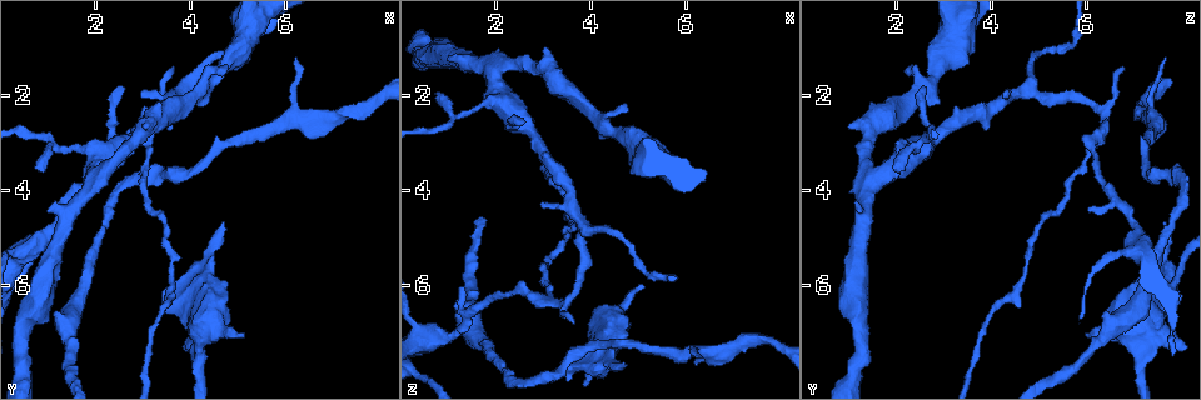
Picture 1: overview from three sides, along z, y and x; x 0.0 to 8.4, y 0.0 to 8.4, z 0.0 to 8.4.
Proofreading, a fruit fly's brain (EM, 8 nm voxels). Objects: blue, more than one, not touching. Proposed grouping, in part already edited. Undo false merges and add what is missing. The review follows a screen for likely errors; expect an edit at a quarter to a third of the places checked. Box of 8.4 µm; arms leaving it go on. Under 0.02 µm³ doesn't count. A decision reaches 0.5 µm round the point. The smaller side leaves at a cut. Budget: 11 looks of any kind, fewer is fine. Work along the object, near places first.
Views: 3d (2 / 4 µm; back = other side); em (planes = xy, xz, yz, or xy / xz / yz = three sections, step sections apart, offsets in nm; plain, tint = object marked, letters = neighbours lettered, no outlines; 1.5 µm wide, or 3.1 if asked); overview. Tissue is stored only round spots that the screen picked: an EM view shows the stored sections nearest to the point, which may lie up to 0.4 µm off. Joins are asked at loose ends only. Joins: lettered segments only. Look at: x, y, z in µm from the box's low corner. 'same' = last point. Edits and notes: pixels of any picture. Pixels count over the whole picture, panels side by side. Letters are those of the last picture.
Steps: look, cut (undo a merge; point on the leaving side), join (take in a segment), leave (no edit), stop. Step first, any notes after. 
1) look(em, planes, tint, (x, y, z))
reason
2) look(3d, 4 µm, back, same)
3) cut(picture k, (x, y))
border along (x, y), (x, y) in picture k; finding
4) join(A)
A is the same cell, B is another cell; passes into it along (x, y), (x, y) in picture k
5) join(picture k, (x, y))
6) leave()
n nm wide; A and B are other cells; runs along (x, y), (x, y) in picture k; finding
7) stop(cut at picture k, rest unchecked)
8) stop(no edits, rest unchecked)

look(3d, 2 µm, (4.75, 4.65, 7.60))
free end

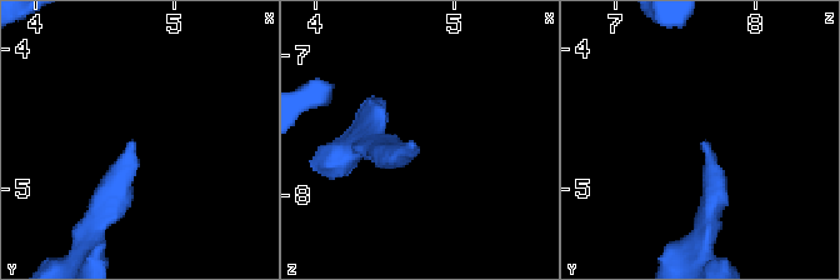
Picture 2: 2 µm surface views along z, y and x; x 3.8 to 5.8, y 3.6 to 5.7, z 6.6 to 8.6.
look(em, planes, letters, (4.74, 4.70, 7.64))

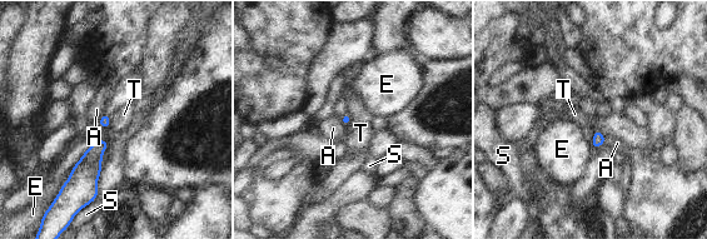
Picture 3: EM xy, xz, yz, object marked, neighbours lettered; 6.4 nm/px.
leave()
A, E, S and T are other cells; border along (593, 130), (597, 130), (606, 140) in picture 3; none of them fits

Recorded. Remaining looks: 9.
look(3d, 2 µm, back, (6.25, 1.25, 7.60))

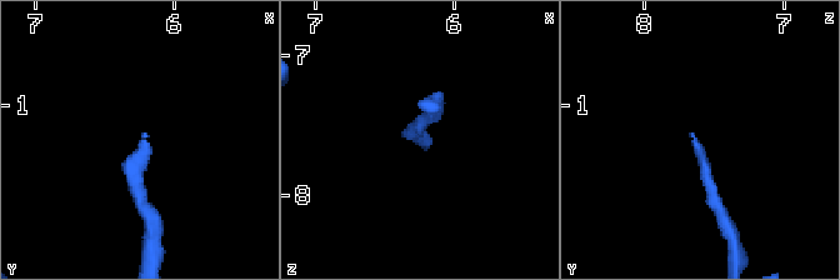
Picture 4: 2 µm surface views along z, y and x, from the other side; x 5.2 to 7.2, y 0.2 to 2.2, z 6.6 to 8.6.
look(em, yz, step 8, tint, (6.22, 1.22, 7.66))
need the tissue

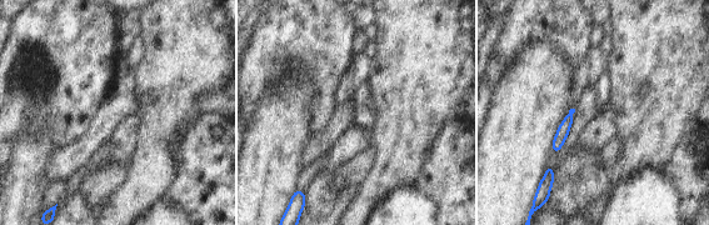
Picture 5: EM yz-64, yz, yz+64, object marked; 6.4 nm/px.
look(em, planes, letters, same)
another direction

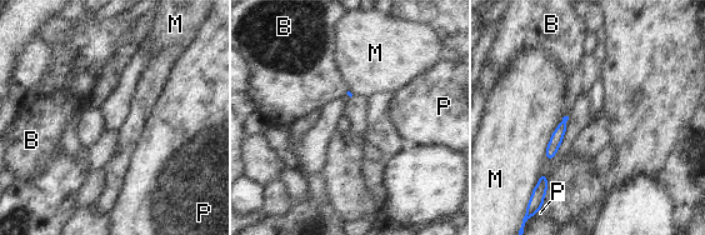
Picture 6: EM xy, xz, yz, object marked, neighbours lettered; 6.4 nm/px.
leave()
B, M and P are other cells; border along (564, 115), (550, 138), (545, 160) in picture 6; no lettered segment goes on from it

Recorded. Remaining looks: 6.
look(3d, 2 µm, (5.10, 7.05, 6.00))
branch stops here

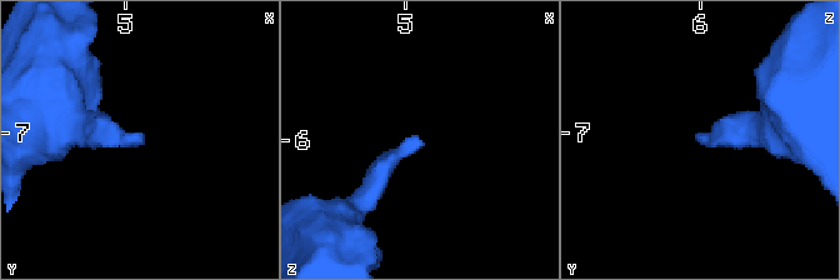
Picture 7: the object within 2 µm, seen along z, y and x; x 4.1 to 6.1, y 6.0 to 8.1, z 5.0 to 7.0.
look(em, planes, letters, (5.10, 6.98, 6.02))
need the tissue

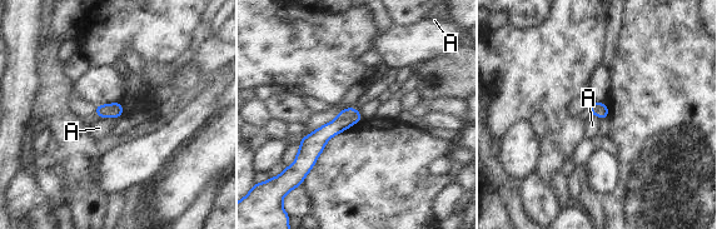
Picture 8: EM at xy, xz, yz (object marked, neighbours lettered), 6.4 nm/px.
leave()
A is another cell; border along (99, 117), (118, 118) in picture 8; no lettered segment goes on from it

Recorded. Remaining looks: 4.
look(3d, 4 µm, (1.65, 3.15, 2.15))
sudden change in width

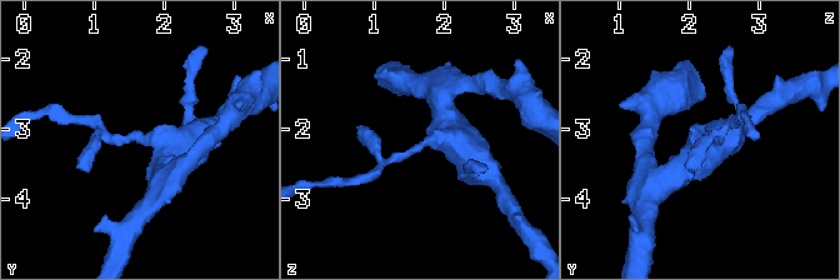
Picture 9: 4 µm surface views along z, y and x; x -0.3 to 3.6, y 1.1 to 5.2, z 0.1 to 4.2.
look(em, planes, tint, (1.75, 3.10, 2.20))
need the tissue

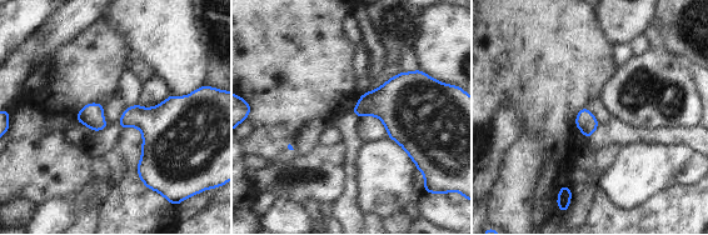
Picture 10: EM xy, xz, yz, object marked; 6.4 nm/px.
look(em, planes, letters, same)

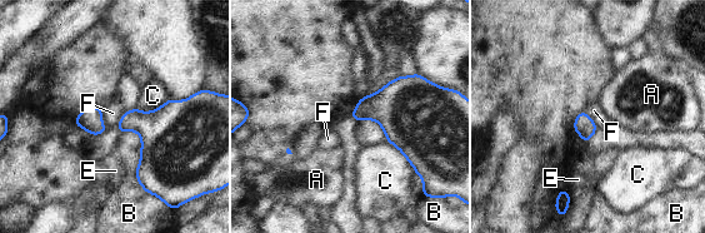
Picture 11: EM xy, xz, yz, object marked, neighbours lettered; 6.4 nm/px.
leave()
80 nm wide; A, B, C, E and F are other cells; border along (101, 110), (101, 123), (108, 129) in picture 11; continuous, no second neuron

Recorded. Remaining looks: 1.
stop(no edits, rest unchecked)

